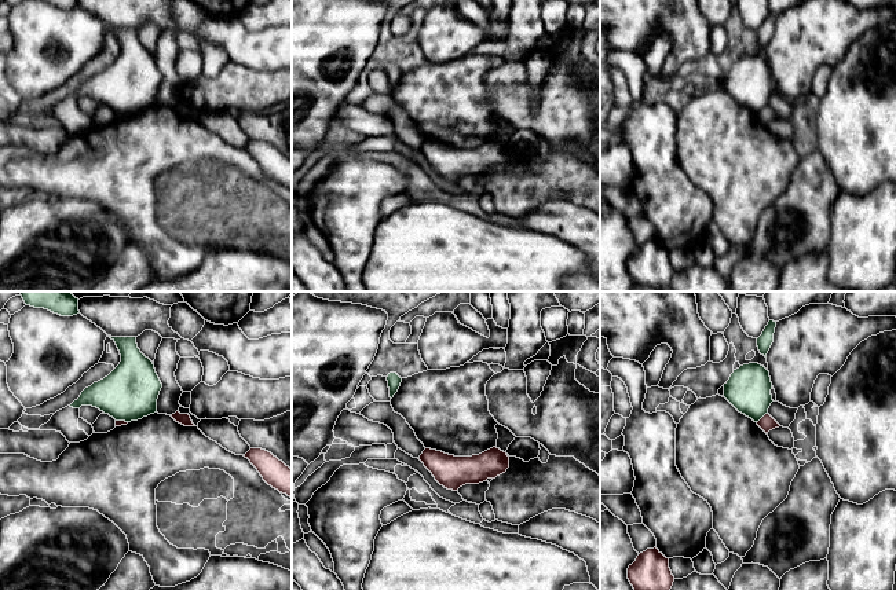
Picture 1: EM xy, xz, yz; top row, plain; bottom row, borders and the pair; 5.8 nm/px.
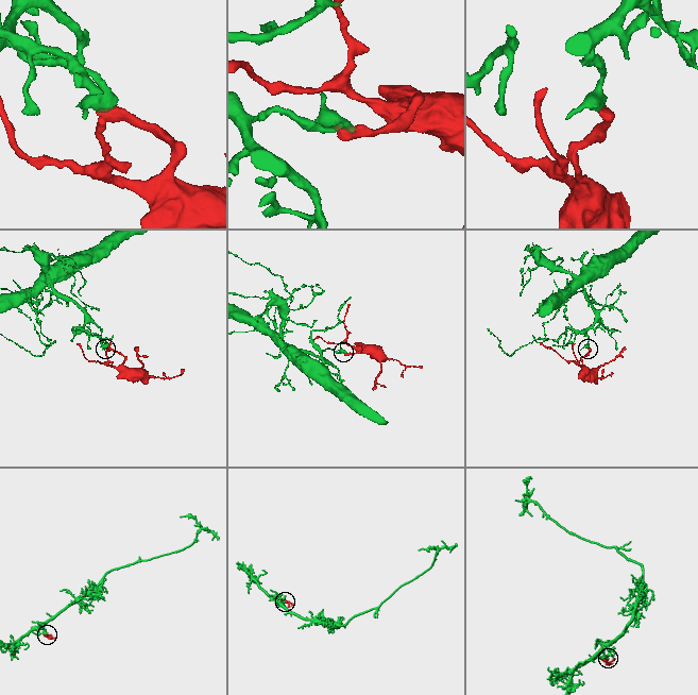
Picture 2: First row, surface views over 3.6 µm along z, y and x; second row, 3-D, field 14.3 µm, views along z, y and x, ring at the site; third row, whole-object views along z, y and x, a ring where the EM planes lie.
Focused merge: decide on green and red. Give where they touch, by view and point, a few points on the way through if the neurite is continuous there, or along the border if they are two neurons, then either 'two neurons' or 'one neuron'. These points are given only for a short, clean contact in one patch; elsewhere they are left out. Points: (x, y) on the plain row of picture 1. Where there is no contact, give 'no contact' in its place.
yz (761, 109) | along yz (767, 105), (757, 114) | two neurons

